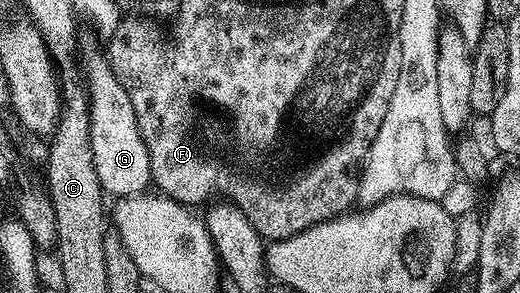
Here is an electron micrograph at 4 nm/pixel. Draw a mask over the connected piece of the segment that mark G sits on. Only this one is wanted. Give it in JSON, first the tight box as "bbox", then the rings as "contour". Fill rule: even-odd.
{"bbox":[83,53,153,199],"contour":[[[104,53],[89,54],[86,58],[84,55],[83,77],[89,92],[91,152],[102,191],[114,199],[146,193],[153,180],[151,160],[147,154],[147,144],[143,144],[143,136],[135,120],[135,108],[131,108],[131,96],[127,96],[123,84],[119,84],[119,80],[113,75],[113,69]]]}

